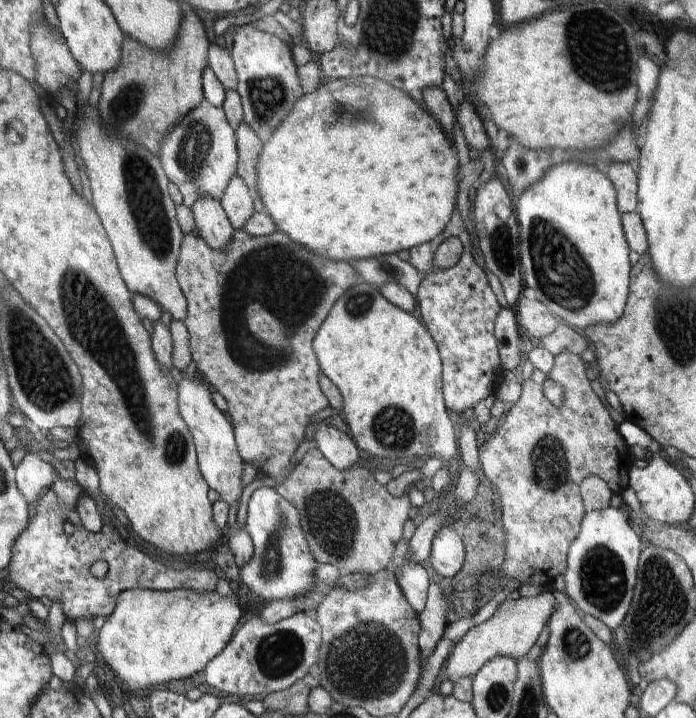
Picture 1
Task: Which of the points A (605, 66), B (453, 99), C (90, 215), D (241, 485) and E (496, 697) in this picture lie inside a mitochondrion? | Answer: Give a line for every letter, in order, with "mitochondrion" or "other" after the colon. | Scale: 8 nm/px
A: mitochondrion
B: other
C: other
D: other
E: mitochondrion

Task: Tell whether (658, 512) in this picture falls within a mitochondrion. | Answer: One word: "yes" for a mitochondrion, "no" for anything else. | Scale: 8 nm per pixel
no

